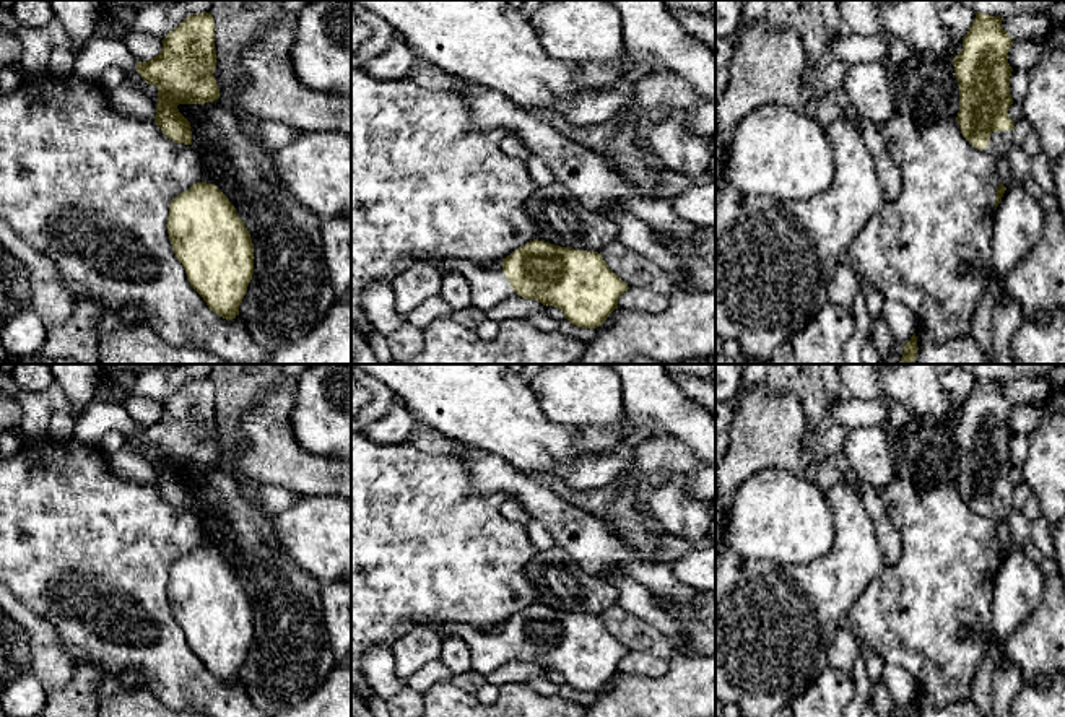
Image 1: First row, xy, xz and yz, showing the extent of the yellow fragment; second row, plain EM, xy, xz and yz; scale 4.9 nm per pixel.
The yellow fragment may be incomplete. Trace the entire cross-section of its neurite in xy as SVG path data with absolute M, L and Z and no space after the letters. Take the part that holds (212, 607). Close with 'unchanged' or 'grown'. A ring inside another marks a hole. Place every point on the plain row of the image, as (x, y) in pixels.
M197 546L171 564L166 590L190 650L220 681L233 684L239 680L239 670L254 639L254 608L229 563L215 548Z; unchanged

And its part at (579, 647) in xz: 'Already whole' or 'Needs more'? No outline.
Needs more

